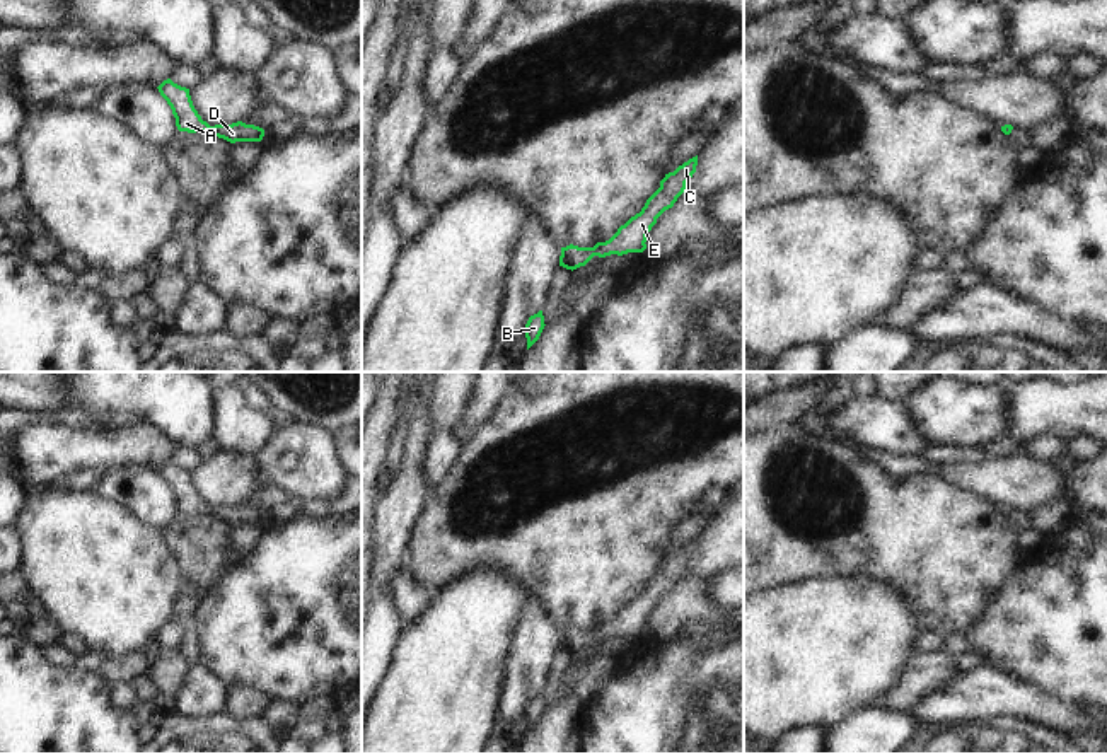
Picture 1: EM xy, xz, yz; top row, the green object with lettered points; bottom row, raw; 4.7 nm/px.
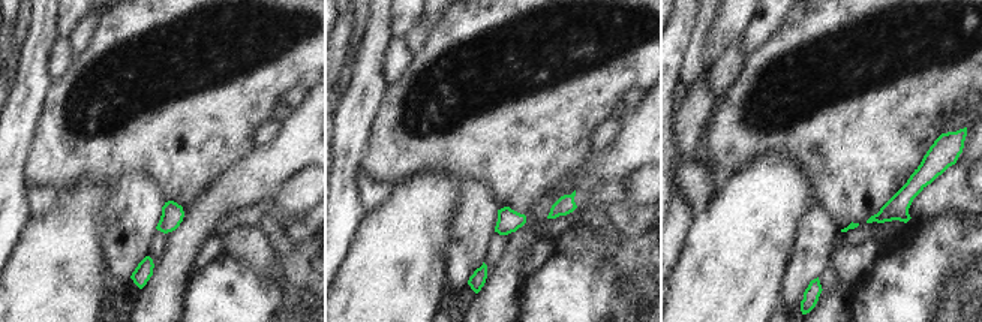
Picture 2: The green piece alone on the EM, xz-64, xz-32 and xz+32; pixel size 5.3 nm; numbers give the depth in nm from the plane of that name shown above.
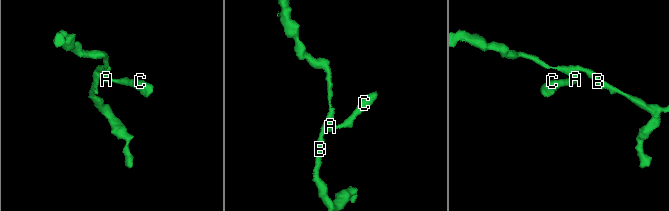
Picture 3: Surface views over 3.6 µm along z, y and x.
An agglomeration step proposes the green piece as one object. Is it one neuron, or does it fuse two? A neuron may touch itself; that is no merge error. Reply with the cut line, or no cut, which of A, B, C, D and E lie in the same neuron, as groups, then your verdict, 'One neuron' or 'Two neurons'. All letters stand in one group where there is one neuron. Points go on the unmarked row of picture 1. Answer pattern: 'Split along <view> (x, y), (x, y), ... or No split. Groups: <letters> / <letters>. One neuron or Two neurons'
No split. Groups: A B C D E. One neuron.

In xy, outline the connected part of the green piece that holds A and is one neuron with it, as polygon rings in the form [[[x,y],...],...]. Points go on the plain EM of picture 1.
[[[171,461],[164,462],[157,471],[171,488],[179,513],[212,513],[215,519],[223,520],[230,525],[261,524],[264,519],[263,510],[246,507],[242,503],[210,508],[206,503],[201,502],[201,498],[194,491],[189,471],[174,466]]]

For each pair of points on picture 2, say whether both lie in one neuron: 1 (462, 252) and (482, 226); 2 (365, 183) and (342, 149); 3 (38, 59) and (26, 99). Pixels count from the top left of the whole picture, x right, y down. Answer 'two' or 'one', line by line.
1: one
2: two
3: one

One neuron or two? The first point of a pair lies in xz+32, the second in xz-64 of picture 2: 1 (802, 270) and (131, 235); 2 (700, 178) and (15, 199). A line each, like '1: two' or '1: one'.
1: one
2: two

